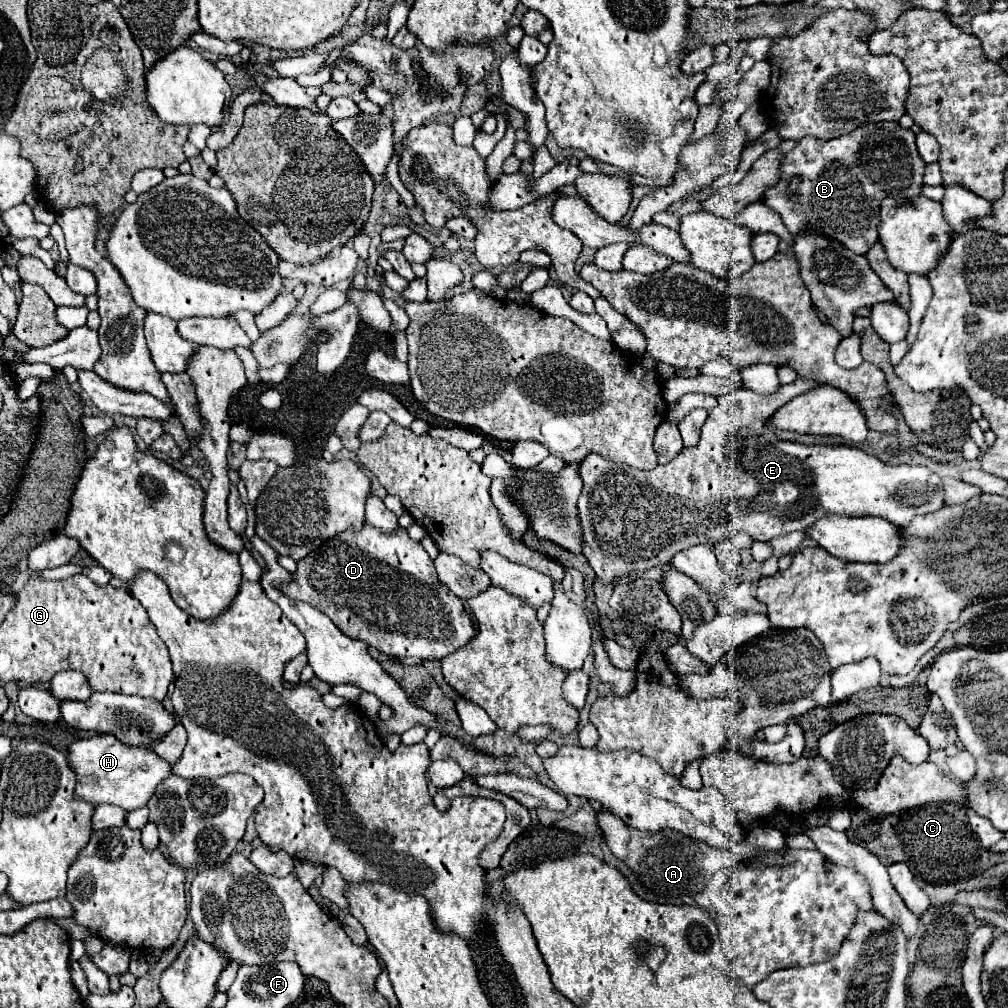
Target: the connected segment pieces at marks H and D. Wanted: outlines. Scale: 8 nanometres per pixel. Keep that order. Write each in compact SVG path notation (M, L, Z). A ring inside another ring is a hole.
M88 736L76 740L68 748L68 762L78 776L76 798L90 804L114 804L124 810L136 810L146 806L156 792L160 780L166 780L172 774L172 766L160 758L152 748L140 748L122 744L116 736Z
M364 524L364 530L360 532L344 532L324 542L318 550L298 562L292 582L282 586L282 592L320 608L320 612L324 612L346 636L358 638L396 658L416 656L422 660L442 660L476 636L474 620L466 612L462 600L438 582L432 558L426 554L422 544L410 540L402 528L394 534L384 534Z

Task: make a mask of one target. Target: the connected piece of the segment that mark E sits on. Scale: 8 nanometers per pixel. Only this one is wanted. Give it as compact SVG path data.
M798 372L796 380L792 384L782 384L772 396L764 396L764 394L752 392L746 386L742 386L740 390L730 392L726 396L720 396L718 398L718 406L708 412L708 418L706 418L706 422L702 426L702 434L700 434L698 446L690 448L690 450L684 448L674 460L670 460L664 466L656 466L654 470L636 470L636 468L630 468L630 466L620 466L616 462L604 460L598 454L588 454L580 462L580 478L584 482L584 488L582 488L580 500L578 500L578 524L580 524L580 530L582 530L582 554L586 556L588 564L596 572L596 582L600 582L600 586L616 586L616 580L622 578L622 576L630 576L634 572L644 572L644 570L654 568L654 566L670 564L670 560L672 560L672 556L676 552L680 552L682 548L688 548L692 544L712 544L714 547L716 542L724 540L720 539L724 536L724 522L727 522L727 538L738 532L746 532L752 538L753 543L755 541L768 542L768 540L784 536L784 534L788 534L792 530L804 530L804 528L812 526L816 520L820 520L824 516L838 516L838 514L840 516L880 516L880 518L886 518L888 522L892 522L894 526L902 526L904 528L904 526L908 526L912 522L914 516L936 512L936 510L940 510L944 506L944 484L942 484L942 478L936 472L932 472L930 468L908 466L908 464L890 466L890 464L884 464L882 460L878 460L876 456L866 454L864 450L854 448L854 446L800 446L800 444L790 444L790 442L778 440L774 430L770 430L770 428L766 430L766 422L770 420L770 402L788 402L794 396L798 396L800 390L810 392L814 388L818 388L818 382L814 382L812 378L800 376L800 372Z

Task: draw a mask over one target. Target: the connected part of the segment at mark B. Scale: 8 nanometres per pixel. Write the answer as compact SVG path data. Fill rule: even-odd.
M898 122L864 124L850 134L832 140L816 140L810 136L800 140L798 146L784 156L780 182L766 192L764 204L780 214L792 234L810 224L814 230L842 242L852 252L866 254L868 248L878 242L878 202L886 196L896 196L892 192L904 192L906 198L918 196L924 166L926 164L916 150L914 132L902 128ZM792 176L802 178L798 200L788 200L784 186L784 180Z

